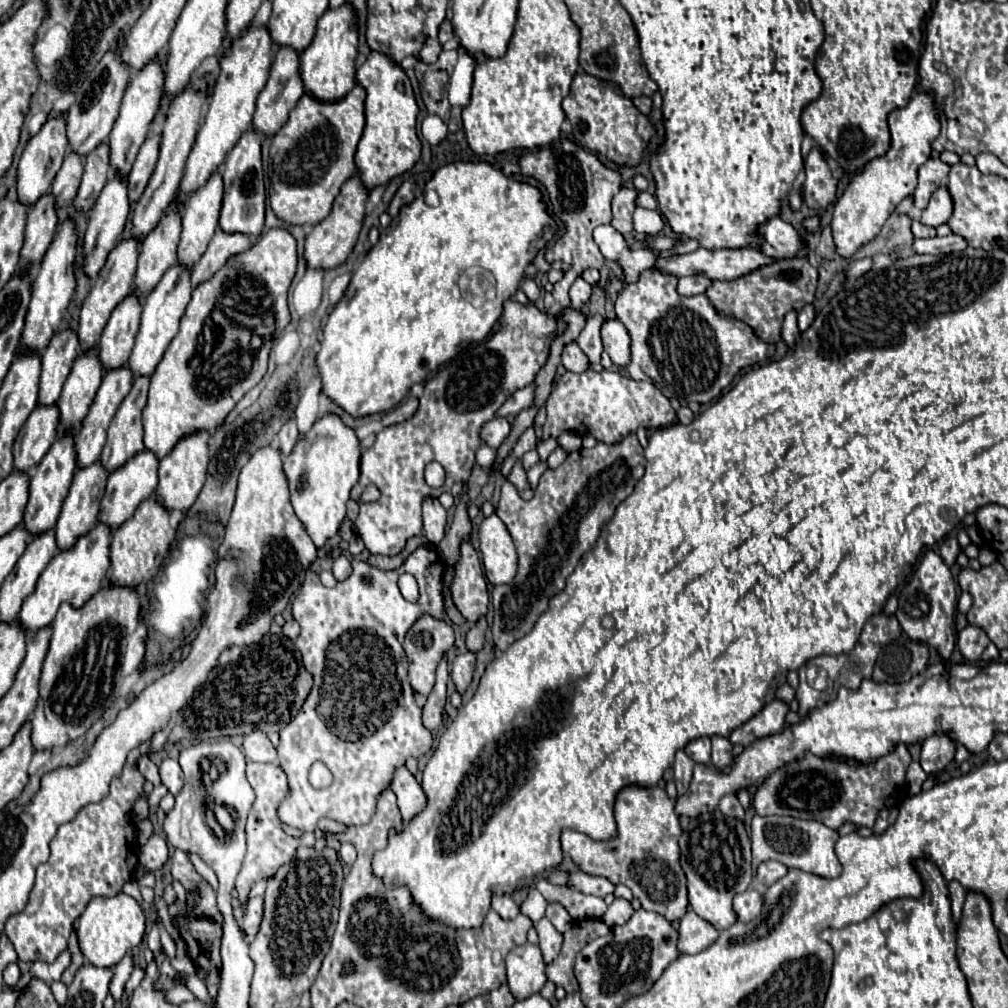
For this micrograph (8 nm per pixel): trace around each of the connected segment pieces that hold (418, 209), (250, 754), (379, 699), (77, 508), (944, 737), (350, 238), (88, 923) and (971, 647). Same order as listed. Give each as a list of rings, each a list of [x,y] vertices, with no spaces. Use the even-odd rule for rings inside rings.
[[[454,162],[454,164],[442,166],[434,174],[434,178],[426,184],[426,188],[436,190],[436,194],[440,198],[438,206],[432,208],[424,202],[424,198],[416,198],[410,206],[404,206],[400,210],[396,222],[394,220],[390,222],[390,226],[380,234],[378,244],[368,250],[366,258],[354,270],[348,292],[346,292],[346,298],[342,298],[340,304],[336,306],[336,310],[328,316],[324,332],[322,332],[322,344],[320,344],[322,348],[316,354],[316,366],[318,366],[320,380],[322,380],[322,392],[336,406],[340,406],[344,412],[348,412],[352,418],[364,418],[364,416],[370,416],[370,414],[376,414],[376,412],[390,412],[410,392],[412,384],[424,382],[432,372],[438,370],[440,364],[452,360],[452,354],[456,354],[460,344],[484,340],[488,336],[488,332],[492,330],[494,322],[502,316],[504,300],[508,300],[518,290],[518,284],[524,276],[526,266],[534,260],[538,250],[542,250],[554,238],[554,232],[556,232],[556,224],[546,212],[540,190],[530,186],[530,184],[514,182],[512,178],[504,176],[502,170],[498,170],[498,168],[494,168],[486,162],[478,162],[478,164],[474,164],[474,162]]]
[[[254,730],[244,736],[242,752],[252,762],[276,762],[276,748],[262,730]]]
[[[422,546],[392,572],[378,570],[362,560],[352,560],[352,574],[334,588],[322,586],[316,572],[306,572],[302,588],[294,598],[292,614],[302,626],[296,644],[302,652],[306,670],[314,676],[314,686],[298,716],[280,732],[278,764],[288,776],[290,796],[282,802],[282,808],[278,808],[278,816],[288,826],[312,832],[316,822],[324,816],[346,826],[366,824],[374,814],[378,796],[390,786],[394,768],[404,766],[408,756],[422,756],[432,748],[430,730],[422,724],[422,710],[416,706],[414,690],[408,682],[408,660],[402,656],[402,642],[408,628],[418,620],[418,616],[422,616],[422,612],[442,618],[442,570],[440,554]],[[402,572],[416,576],[420,586],[420,600],[416,604],[404,600],[398,590],[398,576]],[[364,574],[372,578],[370,586],[360,580]],[[314,762],[322,762],[334,776],[334,782],[324,790],[314,790],[308,784],[308,770]]]
[[[92,464],[90,468],[80,468],[74,474],[74,480],[70,484],[68,496],[64,498],[62,504],[62,512],[58,518],[58,524],[54,528],[56,534],[56,546],[58,550],[66,550],[74,546],[74,540],[78,540],[78,536],[84,536],[86,532],[90,532],[90,528],[94,528],[98,524],[98,504],[102,500],[102,492],[106,488],[106,472],[102,472],[102,464]]]
[[[936,732],[922,742],[920,764],[928,776],[942,772],[952,760],[956,752],[956,742],[946,732]]]
[[[352,176],[352,178],[348,178],[342,184],[340,194],[334,198],[330,214],[320,224],[316,224],[312,228],[310,236],[306,236],[306,242],[304,242],[304,260],[306,260],[308,268],[330,270],[330,268],[336,268],[342,262],[346,262],[346,258],[350,256],[350,252],[352,252],[352,248],[354,248],[354,244],[358,240],[360,228],[362,228],[366,198],[368,198],[368,192],[362,188],[358,176]]]
[[[118,894],[118,896],[110,896],[110,898],[96,896],[94,900],[90,900],[86,910],[78,918],[76,934],[78,934],[80,950],[90,964],[94,964],[98,968],[112,968],[134,946],[140,944],[140,940],[144,936],[144,924],[146,924],[146,920],[144,920],[144,912],[142,912],[140,904],[134,898],[130,898],[128,894]]]
[[[966,626],[962,632],[958,632],[958,650],[962,652],[962,656],[968,662],[976,662],[980,660],[984,648],[988,646],[988,636],[986,632],[982,632],[982,628],[974,628],[974,626]]]

